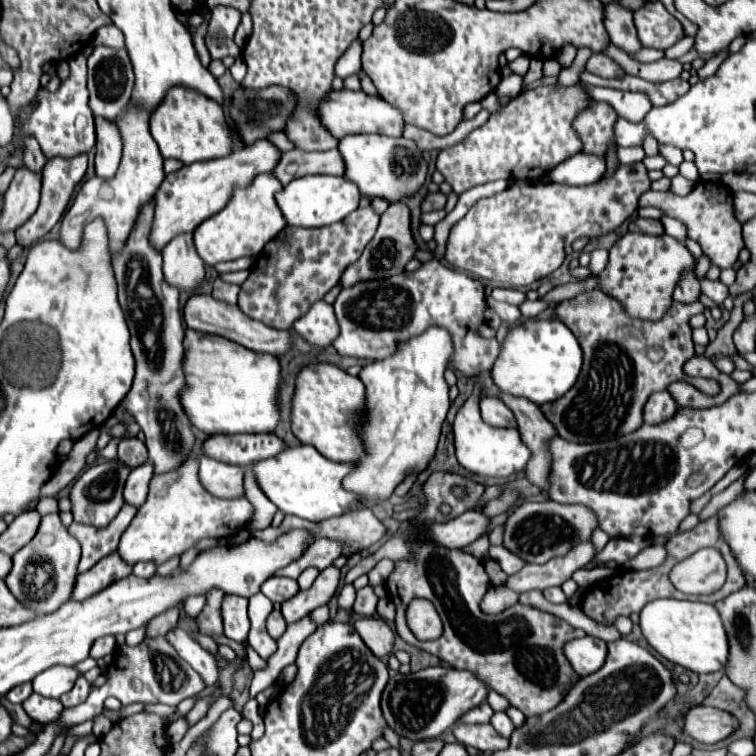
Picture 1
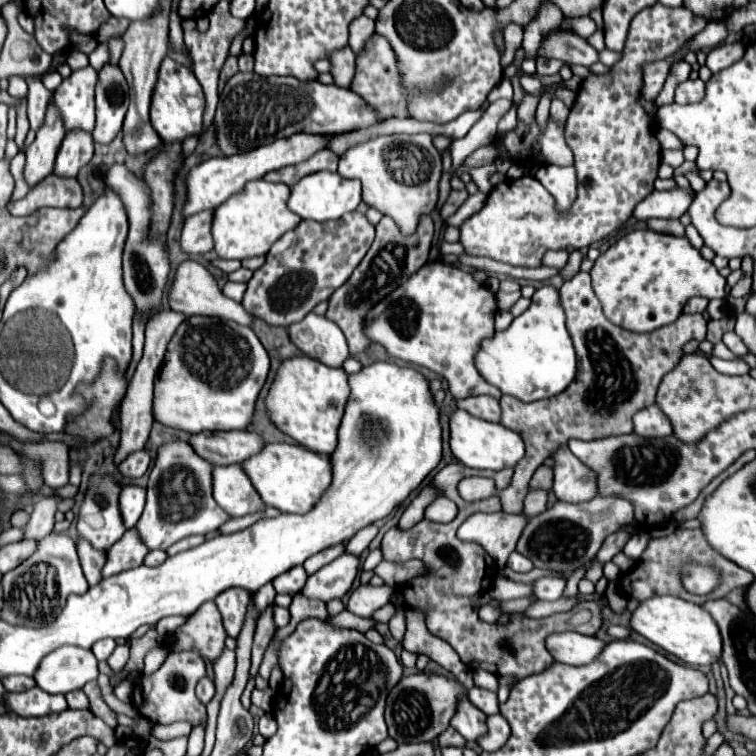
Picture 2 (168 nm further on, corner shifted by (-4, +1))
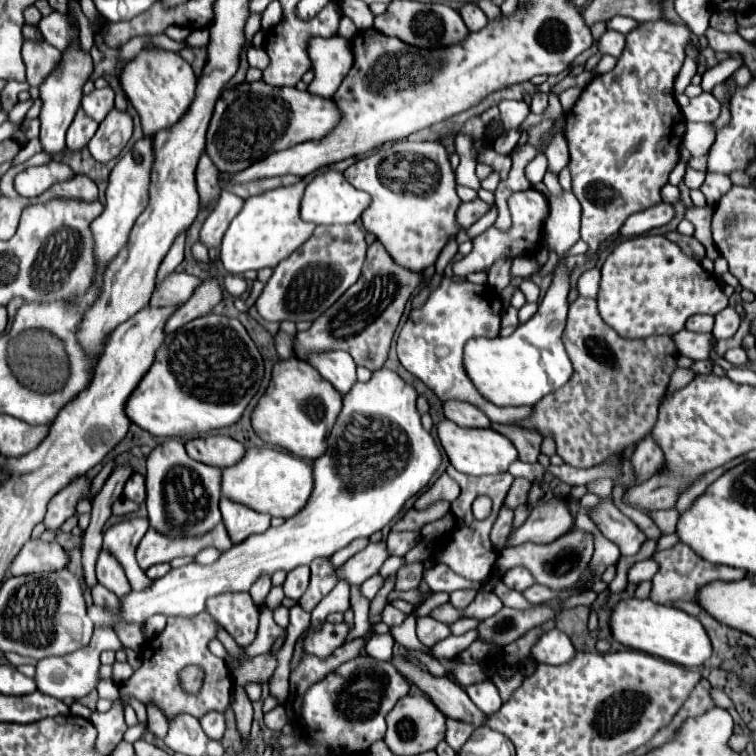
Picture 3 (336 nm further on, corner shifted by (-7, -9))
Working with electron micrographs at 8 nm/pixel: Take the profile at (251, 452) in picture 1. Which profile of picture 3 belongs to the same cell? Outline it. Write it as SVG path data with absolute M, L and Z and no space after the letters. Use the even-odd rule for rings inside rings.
M223 435L187 439L185 449L191 459L197 459L199 463L213 467L229 467L245 455L245 447L239 441Z

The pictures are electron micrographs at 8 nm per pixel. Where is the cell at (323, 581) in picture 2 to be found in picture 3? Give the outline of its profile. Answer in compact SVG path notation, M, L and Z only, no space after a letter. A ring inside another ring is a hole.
M385 541L369 543L363 551L353 555L343 567L339 567L339 579L347 579L351 585L361 585L365 579L373 577L381 565L389 559L389 549Z

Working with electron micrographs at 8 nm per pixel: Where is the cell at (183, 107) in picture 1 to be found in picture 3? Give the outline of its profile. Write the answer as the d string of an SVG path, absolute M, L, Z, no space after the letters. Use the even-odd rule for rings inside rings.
M145 49L145 51L139 51L133 59L123 63L123 69L119 73L119 83L129 103L139 113L143 133L147 137L153 137L159 129L173 125L189 109L195 95L197 77L191 65L181 55L165 49L157 49L157 51Z

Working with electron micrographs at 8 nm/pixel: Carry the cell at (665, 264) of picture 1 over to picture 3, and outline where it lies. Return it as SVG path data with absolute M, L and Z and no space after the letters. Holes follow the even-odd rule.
M669 231L665 237L641 235L623 241L601 267L601 293L597 303L603 321L619 331L621 337L639 339L649 335L675 335L697 313L717 315L727 307L729 299L719 281L697 263L703 257L705 247L695 237L685 237L677 231Z

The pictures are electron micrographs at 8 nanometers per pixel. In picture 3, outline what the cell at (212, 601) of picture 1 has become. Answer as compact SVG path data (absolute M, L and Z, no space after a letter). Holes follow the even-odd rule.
M203 611L201 615L189 617L189 619L171 617L171 619L167 619L167 625L159 635L145 639L145 643L141 647L141 667L127 681L123 681L119 685L119 699L113 701L113 707L107 713L95 711L89 719L99 733L97 735L99 753L109 755L115 749L115 745L123 739L123 733L127 731L127 725L123 719L123 709L129 705L129 697L141 701L143 705L157 705L167 719L173 719L177 715L193 715L193 717L201 719L209 711L219 711L219 713L227 711L229 701L231 701L233 679L231 679L231 673L229 673L225 661L215 657L207 649L207 643L211 639L215 639L215 633L217 633L217 623L211 619L211 615L207 611ZM189 665L201 667L205 673L203 685L197 693L187 693L179 681L179 671L183 671Z

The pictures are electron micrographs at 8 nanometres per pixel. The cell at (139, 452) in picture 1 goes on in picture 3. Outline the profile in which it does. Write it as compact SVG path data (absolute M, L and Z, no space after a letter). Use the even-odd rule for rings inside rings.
M133 473L123 489L123 495L135 503L143 503L145 501L145 477L141 473Z

